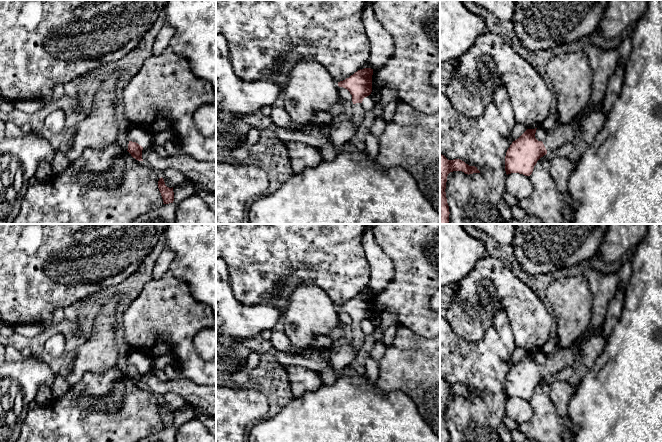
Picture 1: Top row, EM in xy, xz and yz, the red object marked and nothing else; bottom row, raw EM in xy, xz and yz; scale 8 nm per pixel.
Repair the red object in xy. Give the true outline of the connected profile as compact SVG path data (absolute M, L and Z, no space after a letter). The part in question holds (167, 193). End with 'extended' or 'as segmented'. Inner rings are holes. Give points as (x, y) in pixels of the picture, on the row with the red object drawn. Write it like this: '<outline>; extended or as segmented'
M162 177L158 181L158 188L164 202L163 204L173 203L174 201L173 187L172 188L167 187Z; as segmented

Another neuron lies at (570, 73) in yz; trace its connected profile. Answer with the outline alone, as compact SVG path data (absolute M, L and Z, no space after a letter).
M586 52L557 53L546 74L552 82L555 108L561 124L568 124L587 105L591 96L593 71Z

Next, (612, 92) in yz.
M617 64L614 74L608 81L605 89L604 98L602 99L602 104L604 111L608 114L612 109L615 101L620 96L622 89L622 84L624 80L625 64Z

